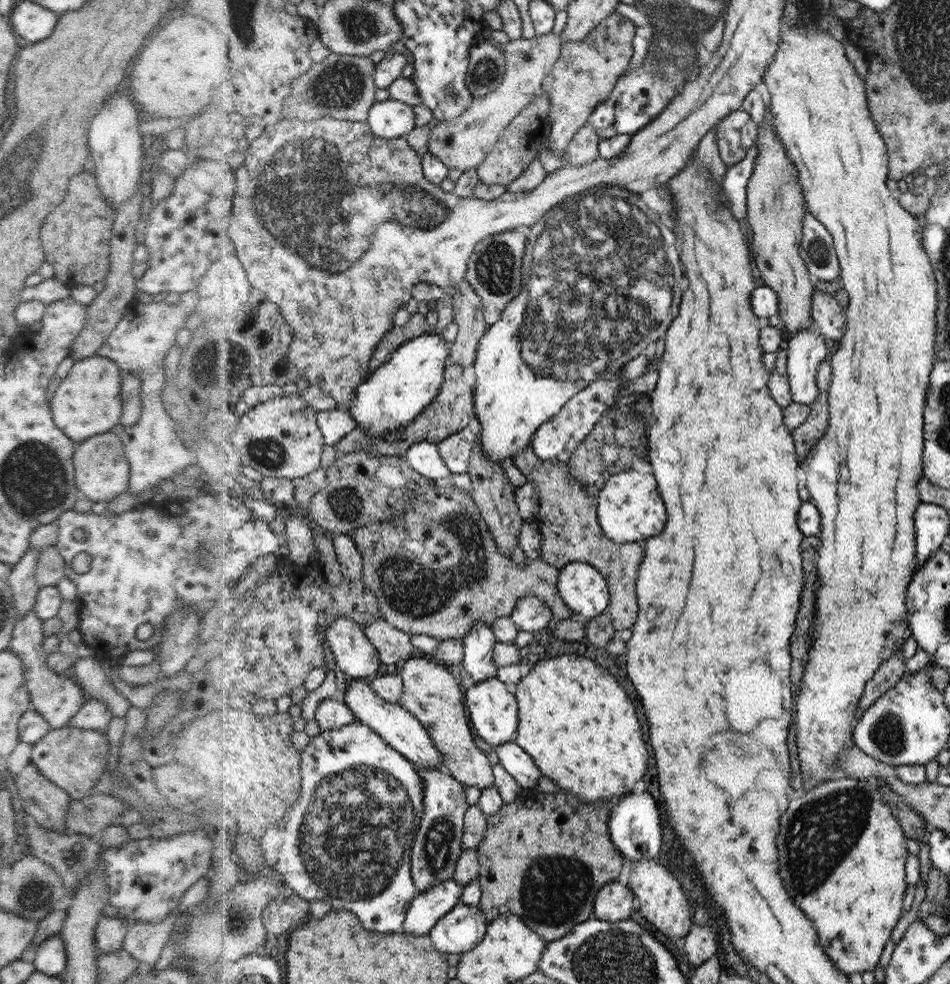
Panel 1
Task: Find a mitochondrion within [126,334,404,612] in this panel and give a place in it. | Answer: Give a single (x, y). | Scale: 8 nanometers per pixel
(184, 559)

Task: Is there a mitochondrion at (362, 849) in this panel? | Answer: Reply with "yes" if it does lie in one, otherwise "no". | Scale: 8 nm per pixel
yes

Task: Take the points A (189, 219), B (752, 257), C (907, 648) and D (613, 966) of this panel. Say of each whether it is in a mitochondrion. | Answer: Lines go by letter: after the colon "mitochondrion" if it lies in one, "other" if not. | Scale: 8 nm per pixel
A: other
B: other
C: other
D: mitochondrion

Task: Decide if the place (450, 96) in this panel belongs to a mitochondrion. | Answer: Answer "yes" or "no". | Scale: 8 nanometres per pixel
yes

